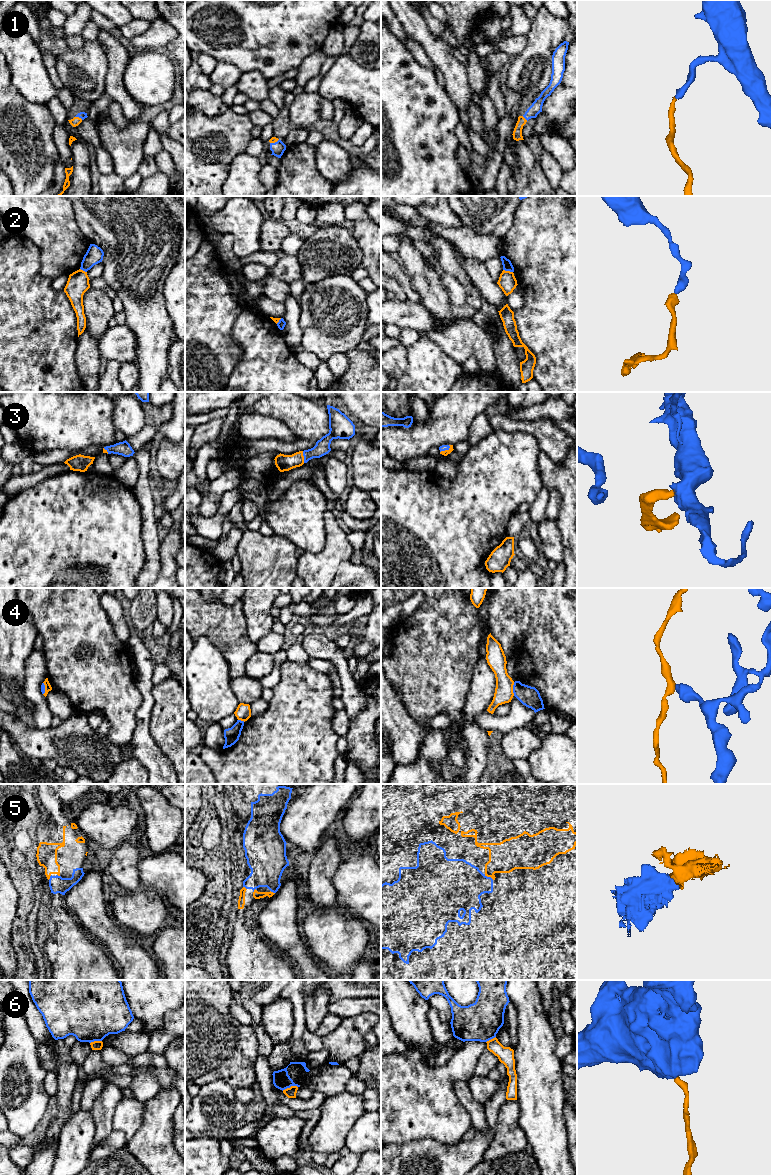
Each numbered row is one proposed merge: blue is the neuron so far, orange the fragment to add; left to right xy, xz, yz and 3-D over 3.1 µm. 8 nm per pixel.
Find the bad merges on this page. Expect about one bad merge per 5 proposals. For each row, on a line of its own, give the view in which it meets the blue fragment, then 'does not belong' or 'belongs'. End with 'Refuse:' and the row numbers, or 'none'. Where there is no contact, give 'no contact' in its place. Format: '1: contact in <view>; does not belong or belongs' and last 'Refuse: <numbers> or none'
1: contact in xy; belongs
2: contact in yz; belongs
3: contact in xz; belongs
4: contact in yz; does not belong
5: contact in yz; belongs
6: contact in xz; does not belong
Refuse: 4, 6

